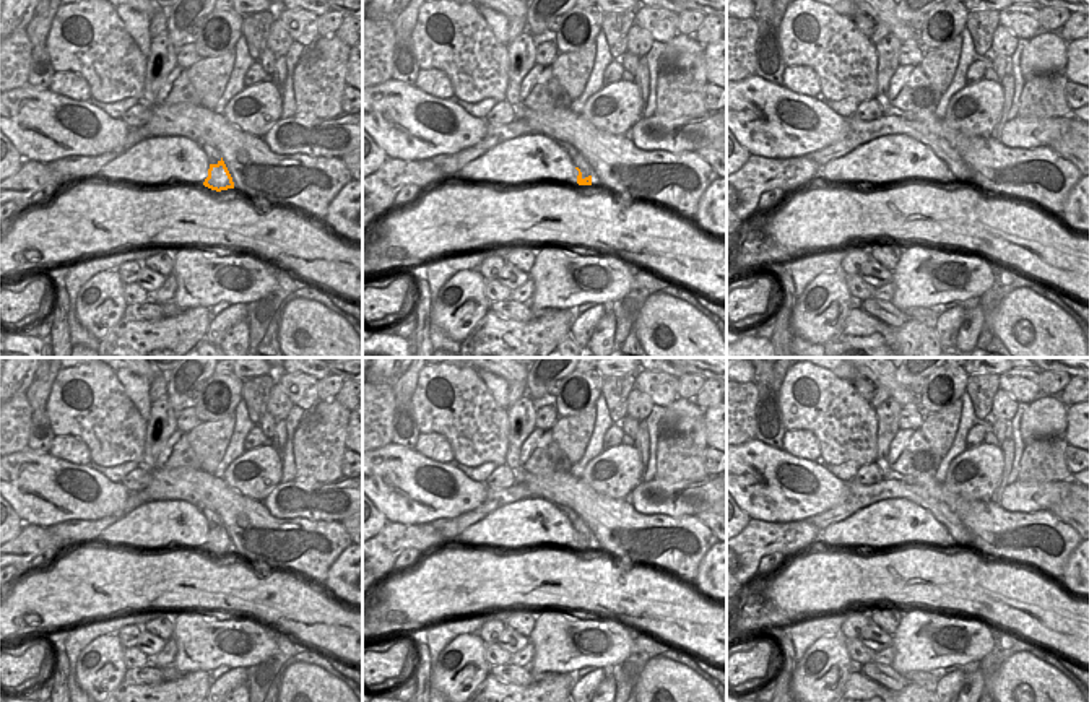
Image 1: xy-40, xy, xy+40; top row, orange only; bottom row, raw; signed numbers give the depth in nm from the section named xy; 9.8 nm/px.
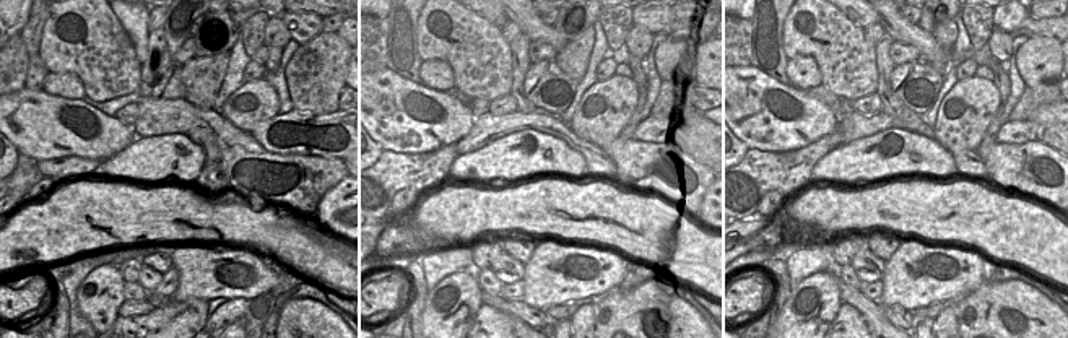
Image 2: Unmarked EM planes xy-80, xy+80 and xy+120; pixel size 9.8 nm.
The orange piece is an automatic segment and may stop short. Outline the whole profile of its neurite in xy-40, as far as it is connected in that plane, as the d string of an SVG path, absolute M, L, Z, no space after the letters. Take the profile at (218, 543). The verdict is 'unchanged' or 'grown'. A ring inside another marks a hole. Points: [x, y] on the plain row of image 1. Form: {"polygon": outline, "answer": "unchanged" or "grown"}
{"polygon": "M210 509L198 510L206 517L210 530L208 541L205 543L203 549L216 556L234 552L232 541L219 517Z", "answer": "grown"}

